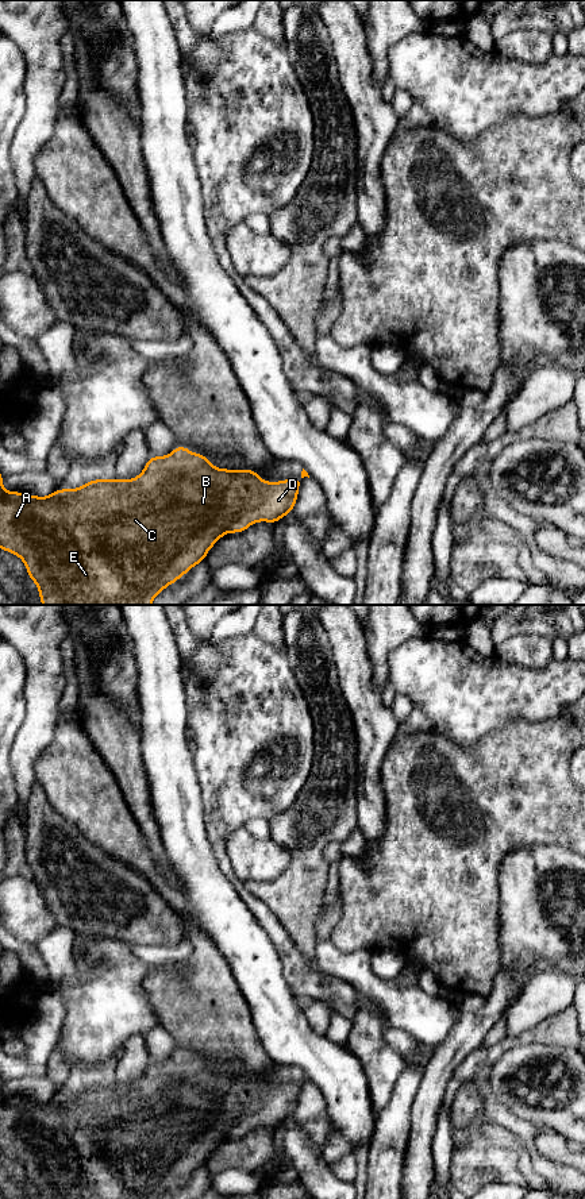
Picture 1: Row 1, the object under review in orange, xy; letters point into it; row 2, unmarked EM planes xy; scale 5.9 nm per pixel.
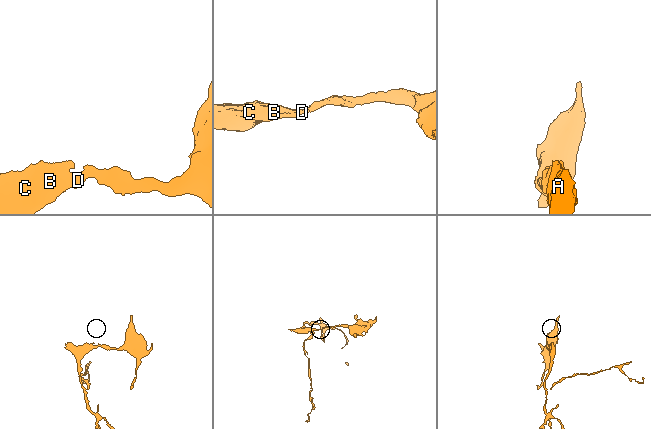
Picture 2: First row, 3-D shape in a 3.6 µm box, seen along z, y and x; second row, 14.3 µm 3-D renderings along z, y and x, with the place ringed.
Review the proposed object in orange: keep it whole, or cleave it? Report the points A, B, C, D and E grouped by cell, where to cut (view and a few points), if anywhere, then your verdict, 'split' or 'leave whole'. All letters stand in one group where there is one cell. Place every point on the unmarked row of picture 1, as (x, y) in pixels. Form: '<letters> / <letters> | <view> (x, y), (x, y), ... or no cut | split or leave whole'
A B C D E | no cut | leave whole

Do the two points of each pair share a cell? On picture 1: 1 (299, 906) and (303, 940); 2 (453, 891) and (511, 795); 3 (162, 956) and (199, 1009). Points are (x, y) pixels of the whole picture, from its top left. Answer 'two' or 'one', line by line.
1: one
2: one
3: two

